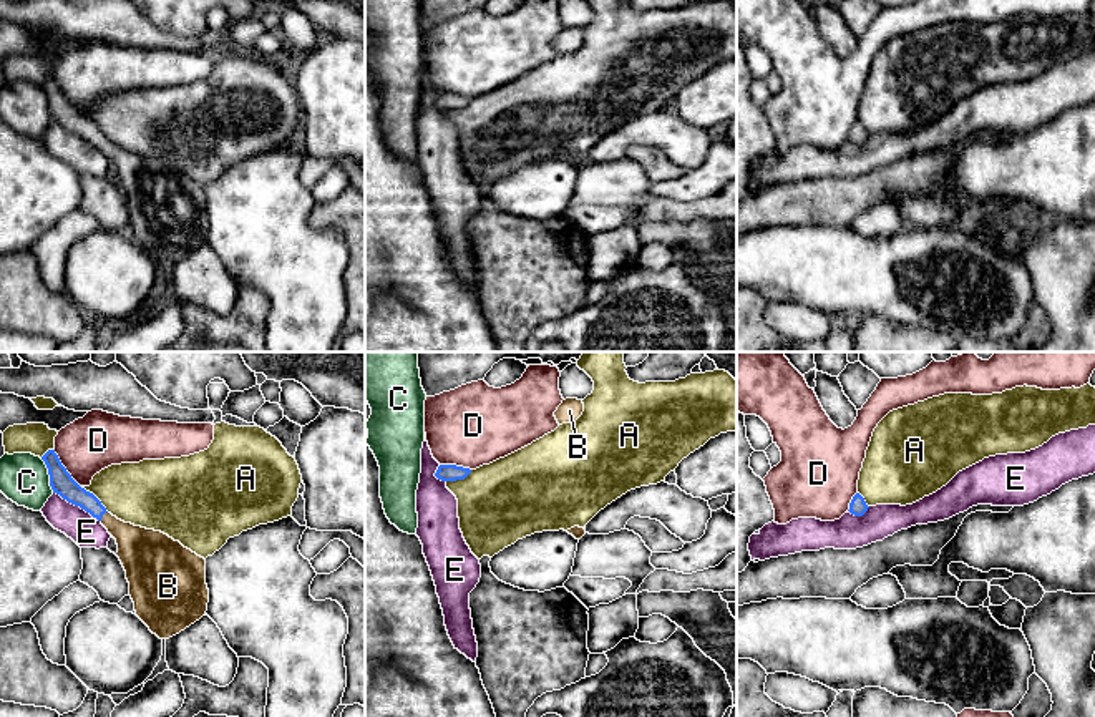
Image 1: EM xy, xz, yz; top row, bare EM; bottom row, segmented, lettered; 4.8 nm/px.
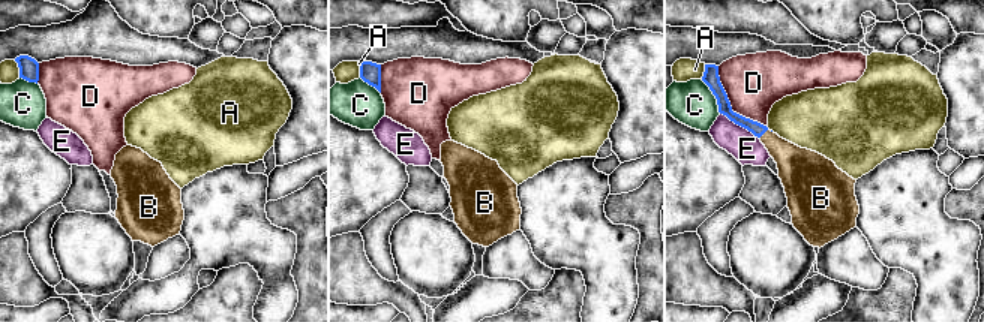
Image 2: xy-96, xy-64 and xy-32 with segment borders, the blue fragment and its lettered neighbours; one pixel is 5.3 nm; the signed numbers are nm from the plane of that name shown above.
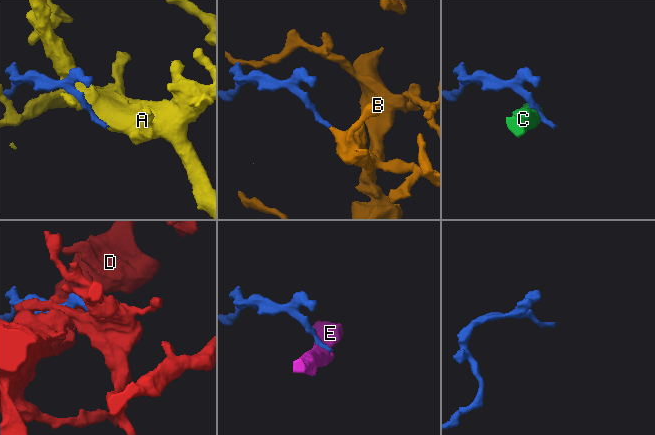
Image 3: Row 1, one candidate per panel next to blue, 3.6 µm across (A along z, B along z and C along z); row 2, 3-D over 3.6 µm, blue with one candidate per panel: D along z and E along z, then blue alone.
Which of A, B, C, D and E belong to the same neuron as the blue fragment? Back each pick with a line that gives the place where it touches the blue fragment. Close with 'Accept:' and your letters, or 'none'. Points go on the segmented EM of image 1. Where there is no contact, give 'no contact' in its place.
B: contact xy (102, 517)
Accept: B

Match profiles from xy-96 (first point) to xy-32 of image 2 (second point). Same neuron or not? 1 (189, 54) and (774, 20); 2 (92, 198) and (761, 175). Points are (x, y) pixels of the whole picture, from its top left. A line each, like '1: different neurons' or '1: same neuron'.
1: different neurons
2: same neuron

